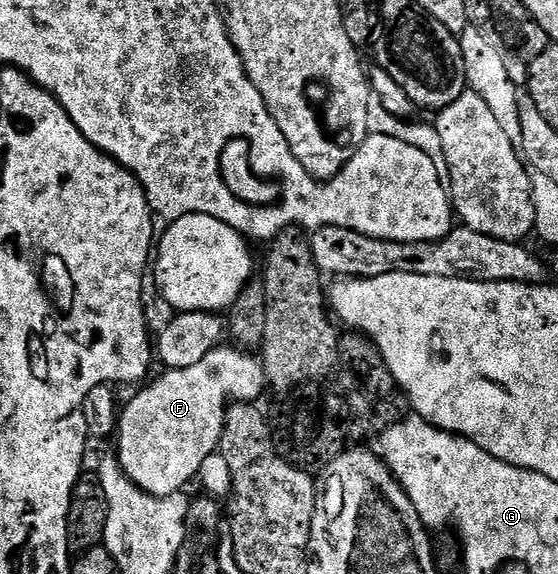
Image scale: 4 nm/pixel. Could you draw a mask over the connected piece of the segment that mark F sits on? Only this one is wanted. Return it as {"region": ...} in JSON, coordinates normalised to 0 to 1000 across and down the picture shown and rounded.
{"region":[[[396,601],[369,615],[355,636],[341,636],[341,643],[296,645],[289,660],[276,662],[267,674],[254,676],[229,704],[220,704],[204,760],[204,791],[215,801],[215,815],[229,836],[249,855],[297,866],[328,857],[330,847],[353,833],[362,803],[391,786],[401,746],[401,718],[412,704],[418,699],[448,702],[464,697],[464,688],[477,681],[473,634],[452,618],[457,617],[421,601]]]}

